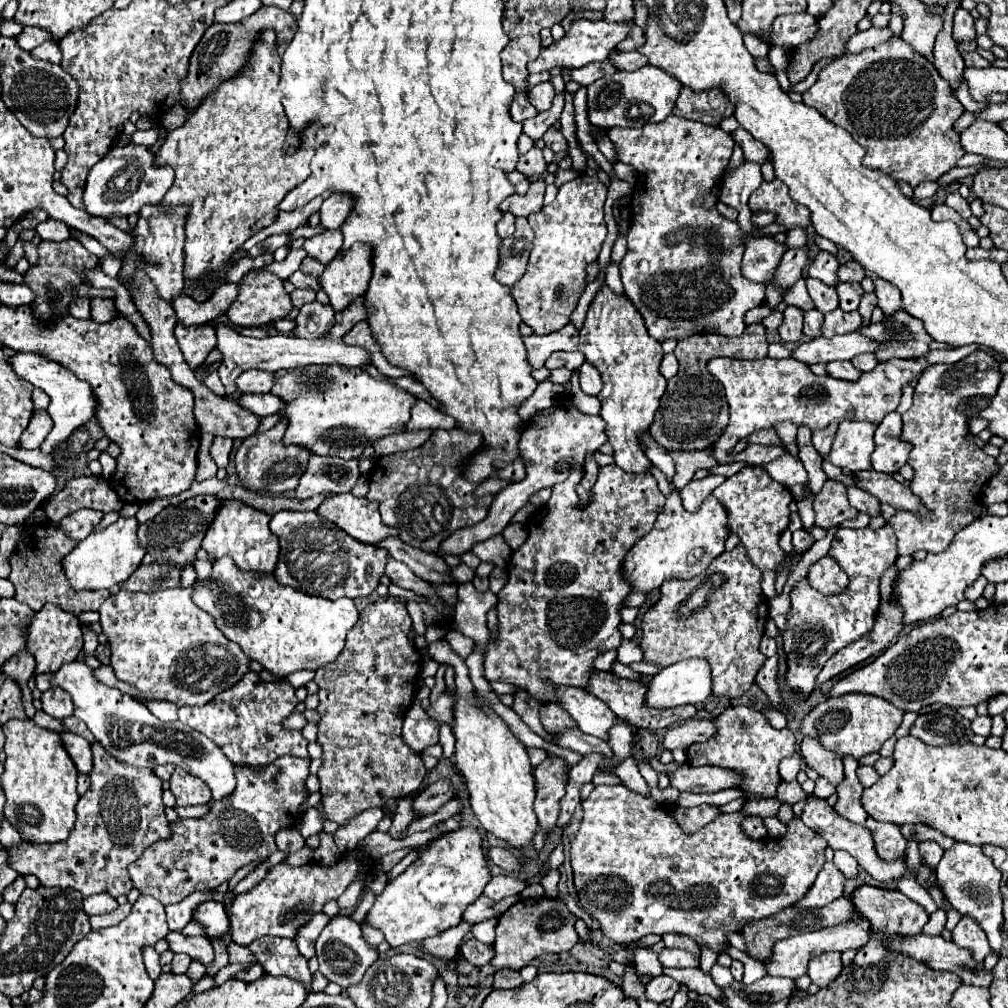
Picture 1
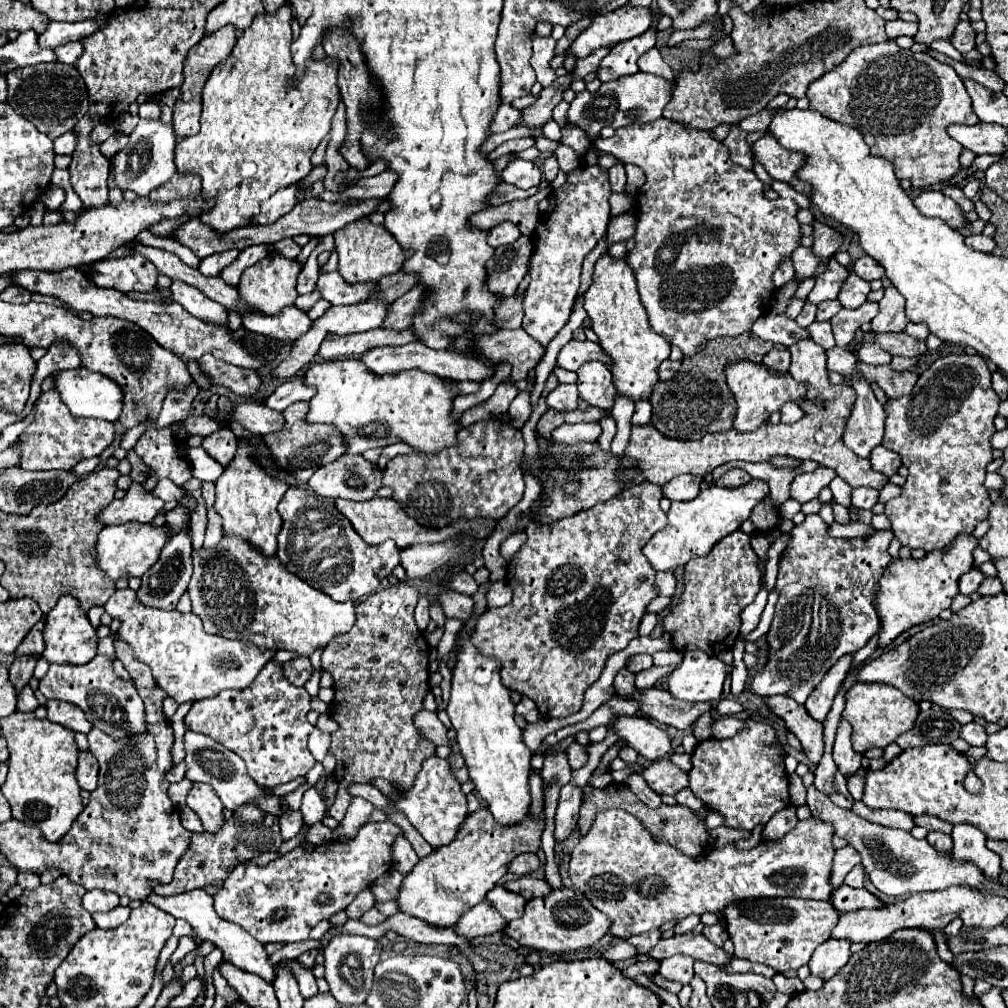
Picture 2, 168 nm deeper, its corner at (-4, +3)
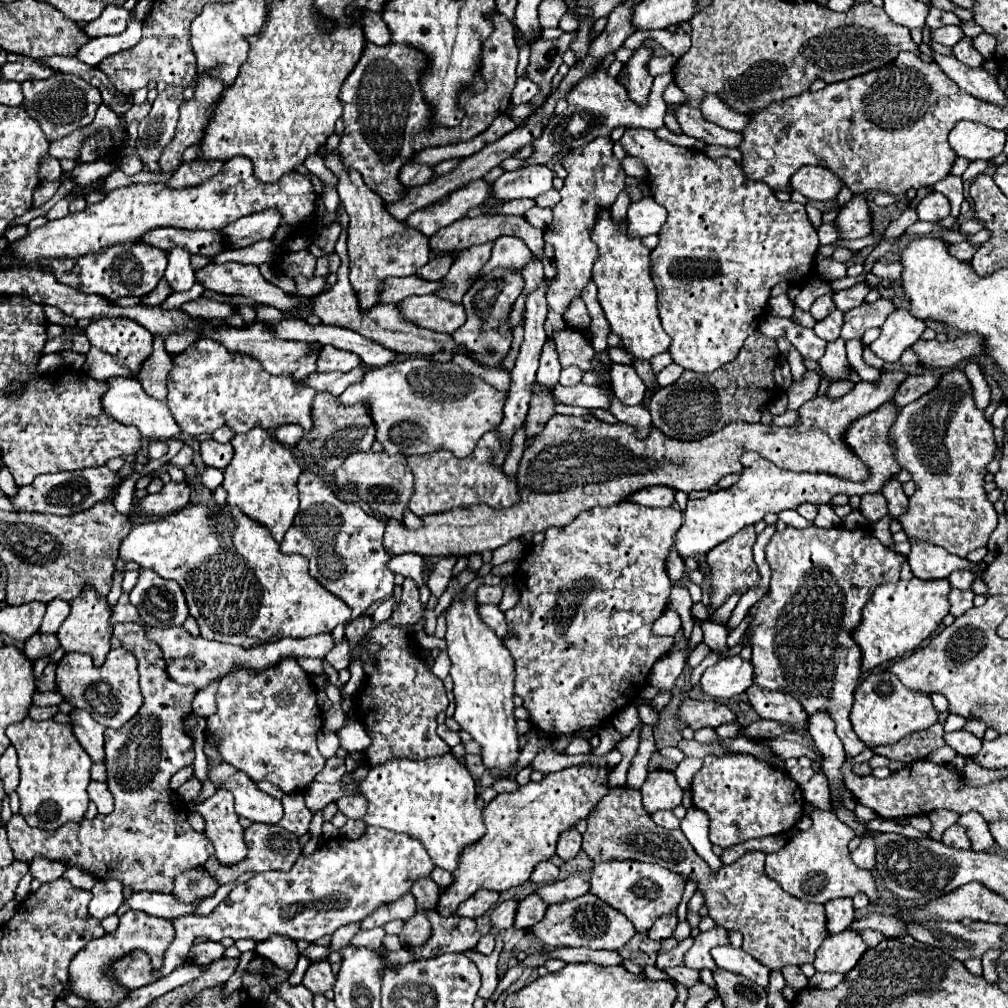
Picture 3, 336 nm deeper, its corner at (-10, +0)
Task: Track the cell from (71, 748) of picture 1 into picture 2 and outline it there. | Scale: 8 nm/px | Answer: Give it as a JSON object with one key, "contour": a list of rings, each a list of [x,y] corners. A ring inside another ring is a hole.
{"contour":[[[80,753],[78,771],[76,771],[78,783],[86,791],[94,791],[98,785],[98,761],[92,753]]]}

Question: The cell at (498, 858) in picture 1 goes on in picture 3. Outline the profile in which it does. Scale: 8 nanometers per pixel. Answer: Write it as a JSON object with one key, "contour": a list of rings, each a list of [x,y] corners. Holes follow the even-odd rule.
{"contour":[[[544,860],[534,868],[530,880],[538,882],[538,884],[546,884],[546,882],[554,882],[556,878],[558,878],[558,866],[552,864],[550,860]]]}

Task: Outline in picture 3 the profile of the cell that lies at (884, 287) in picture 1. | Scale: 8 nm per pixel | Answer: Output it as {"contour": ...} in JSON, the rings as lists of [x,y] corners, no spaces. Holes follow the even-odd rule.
{"contour":[[[896,308],[880,328],[880,336],[870,344],[870,350],[884,362],[898,362],[902,352],[920,338],[926,324],[914,318],[908,310]]]}

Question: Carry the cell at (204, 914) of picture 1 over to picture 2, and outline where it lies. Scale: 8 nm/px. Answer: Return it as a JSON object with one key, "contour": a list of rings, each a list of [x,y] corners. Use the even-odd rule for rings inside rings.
{"contour":[[[194,889],[188,893],[180,893],[174,897],[162,897],[156,893],[150,893],[146,897],[148,903],[152,903],[154,907],[170,913],[176,919],[184,919],[192,925],[192,929],[204,939],[204,941],[212,941],[218,949],[222,949],[224,959],[228,959],[232,965],[236,965],[242,971],[248,973],[256,973],[258,977],[262,977],[264,981],[268,981],[272,985],[274,981],[274,965],[268,961],[268,953],[264,949],[264,945],[260,941],[254,941],[254,937],[250,937],[250,933],[246,933],[242,927],[238,925],[230,925],[230,921],[222,921],[216,913],[214,913],[214,905],[212,905],[212,897],[206,895],[206,891],[202,889]]]}

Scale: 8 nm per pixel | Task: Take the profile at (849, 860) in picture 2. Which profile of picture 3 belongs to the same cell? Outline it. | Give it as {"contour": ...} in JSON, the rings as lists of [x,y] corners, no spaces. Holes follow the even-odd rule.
{"contour":[[[864,836],[864,840],[860,842],[860,846],[858,846],[854,852],[850,852],[852,862],[854,862],[858,868],[866,868],[866,870],[872,870],[874,864],[876,864],[874,854],[876,854],[874,842],[872,842],[868,836]]]}

